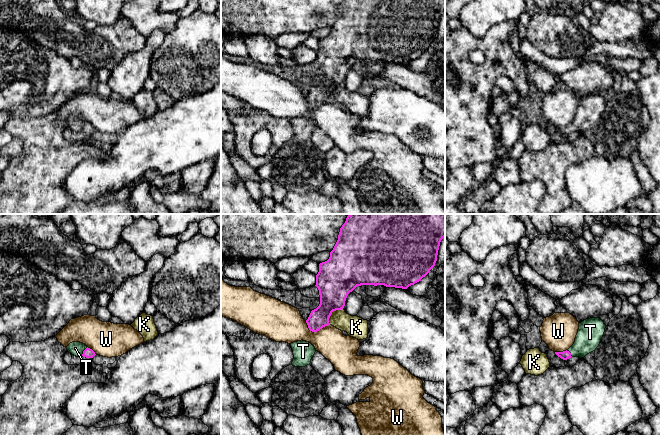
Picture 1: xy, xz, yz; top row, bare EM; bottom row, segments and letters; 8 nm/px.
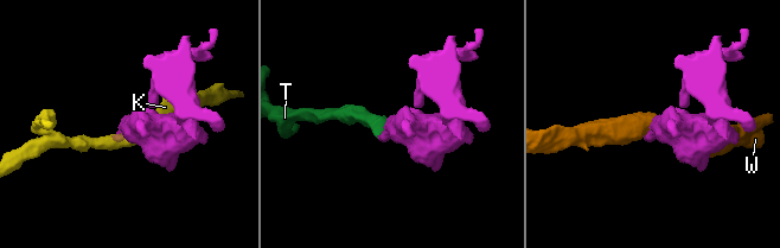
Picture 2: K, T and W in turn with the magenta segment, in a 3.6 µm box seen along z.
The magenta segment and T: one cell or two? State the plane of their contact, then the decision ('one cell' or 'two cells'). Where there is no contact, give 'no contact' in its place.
xy | one cell

